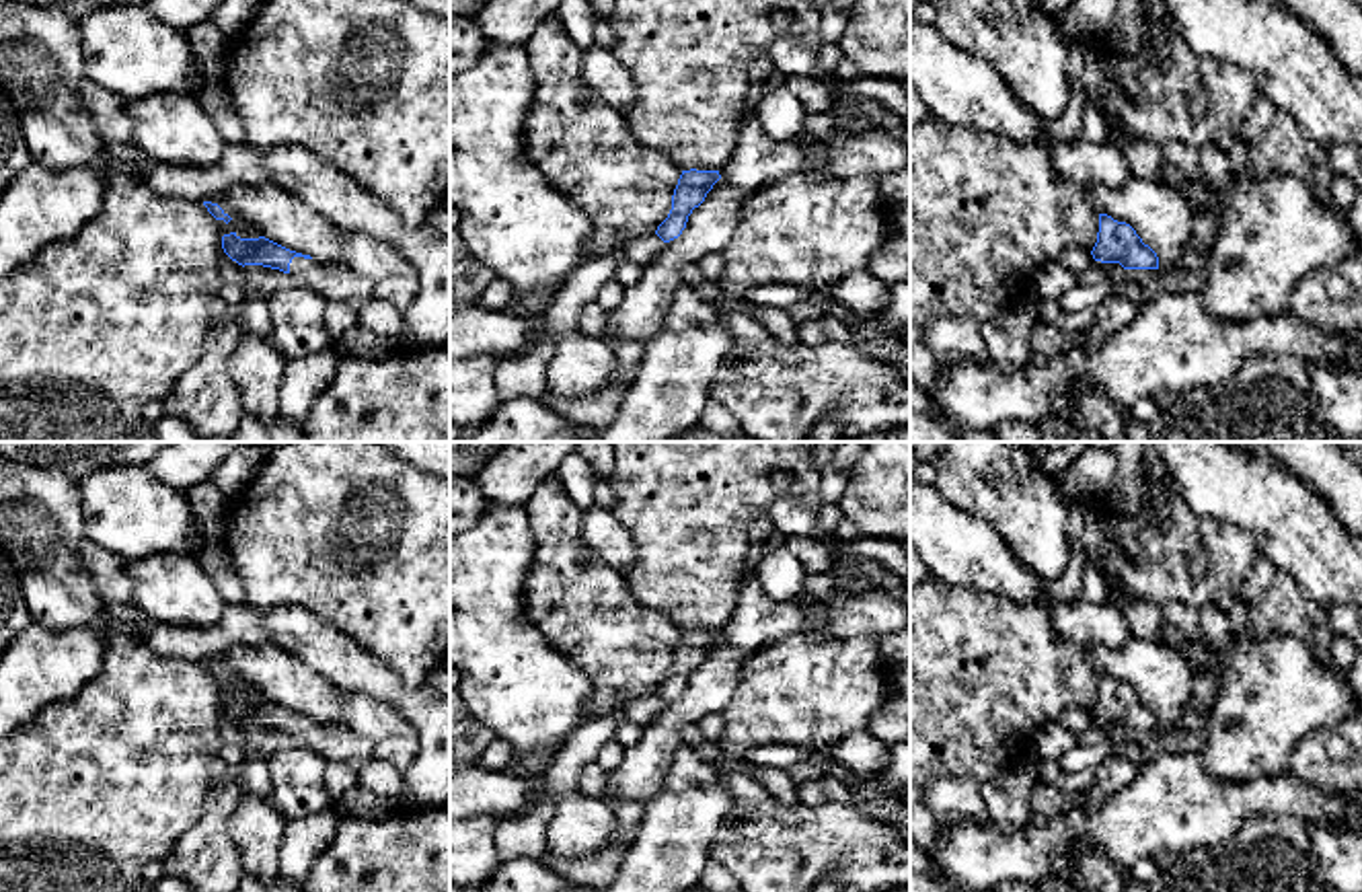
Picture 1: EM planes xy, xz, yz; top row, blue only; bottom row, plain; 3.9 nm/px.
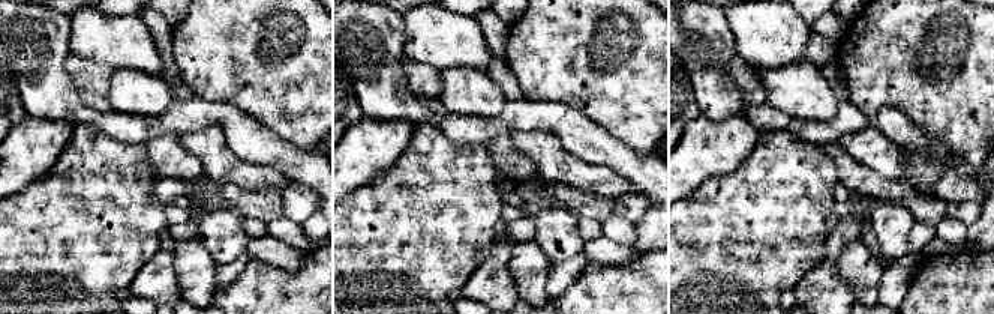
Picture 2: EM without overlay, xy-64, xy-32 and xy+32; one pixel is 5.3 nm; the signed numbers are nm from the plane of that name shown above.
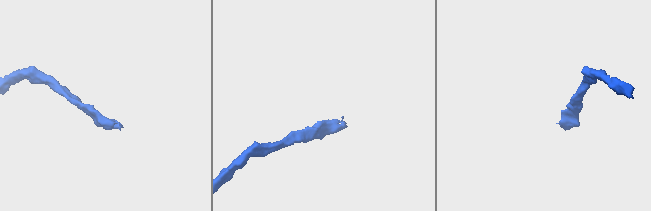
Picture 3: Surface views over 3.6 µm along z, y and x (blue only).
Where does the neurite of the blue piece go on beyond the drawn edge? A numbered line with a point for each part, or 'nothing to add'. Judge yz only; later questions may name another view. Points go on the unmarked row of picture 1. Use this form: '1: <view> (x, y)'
nothing to add

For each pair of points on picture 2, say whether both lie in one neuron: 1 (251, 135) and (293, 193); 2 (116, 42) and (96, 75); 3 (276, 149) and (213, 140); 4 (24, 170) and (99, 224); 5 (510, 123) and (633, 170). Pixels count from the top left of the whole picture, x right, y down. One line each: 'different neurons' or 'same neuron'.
1: different neurons
2: different neurons
3: different neurons
4: different neurons
5: same neuron

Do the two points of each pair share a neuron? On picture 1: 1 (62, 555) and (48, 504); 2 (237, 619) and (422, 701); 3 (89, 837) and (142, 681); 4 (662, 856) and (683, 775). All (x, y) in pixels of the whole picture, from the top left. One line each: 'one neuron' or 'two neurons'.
1: one neuron
2: one neuron
3: one neuron
4: one neuron

